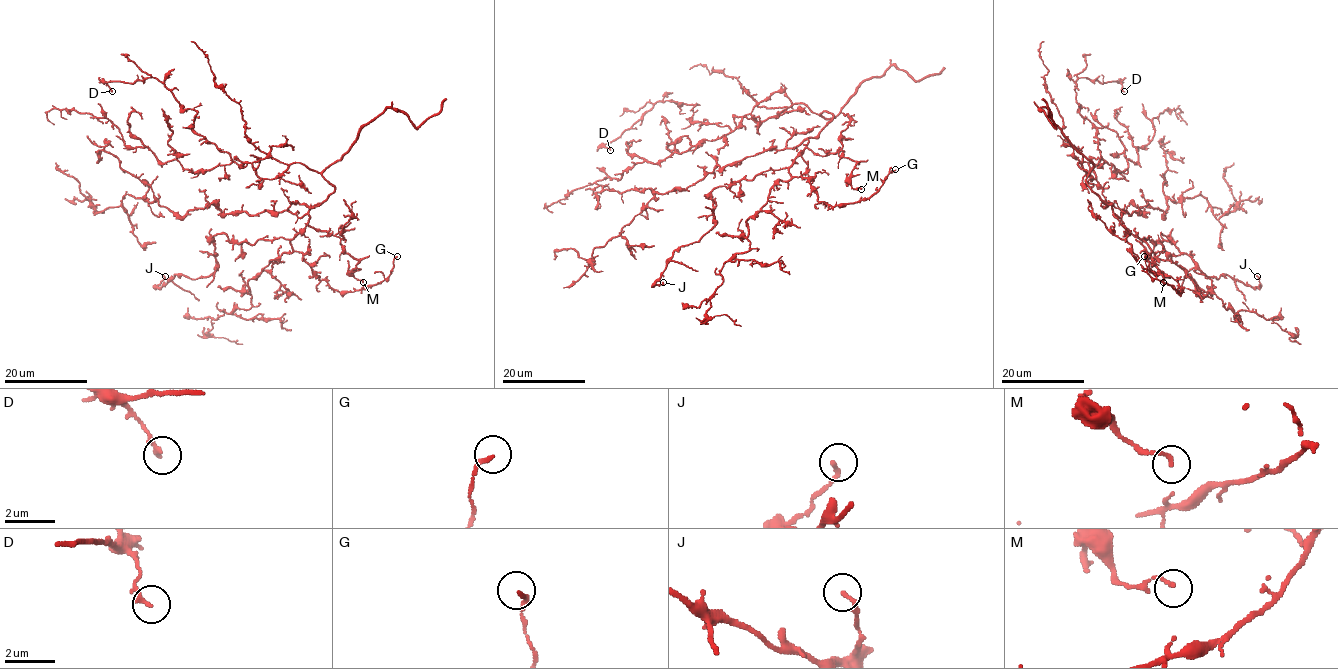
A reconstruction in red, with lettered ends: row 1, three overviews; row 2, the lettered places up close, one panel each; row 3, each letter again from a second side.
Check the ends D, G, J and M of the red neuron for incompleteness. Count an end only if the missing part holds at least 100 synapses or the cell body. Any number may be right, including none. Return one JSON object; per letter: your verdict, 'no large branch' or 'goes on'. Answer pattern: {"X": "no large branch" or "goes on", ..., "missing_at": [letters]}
{"D": "no large branch", "G": "no large branch", "J": "no large branch", "M": "no large branch", "missing_at": []}

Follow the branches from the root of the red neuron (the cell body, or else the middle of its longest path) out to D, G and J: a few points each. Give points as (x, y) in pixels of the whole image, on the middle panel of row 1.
D: (832, 118), (794, 103), (764, 121), (745, 114), (732, 131), (691, 122), (695, 105), (658, 101), (610, 150)
G: (832, 118), (807, 138), (801, 155), (808, 162), (802, 176), (819, 201), (834, 206), (868, 199), (895, 169)
J: (832, 118), (789, 167), (716, 187), (710, 193), (715, 224), (674, 251), (655, 283), (663, 282)

